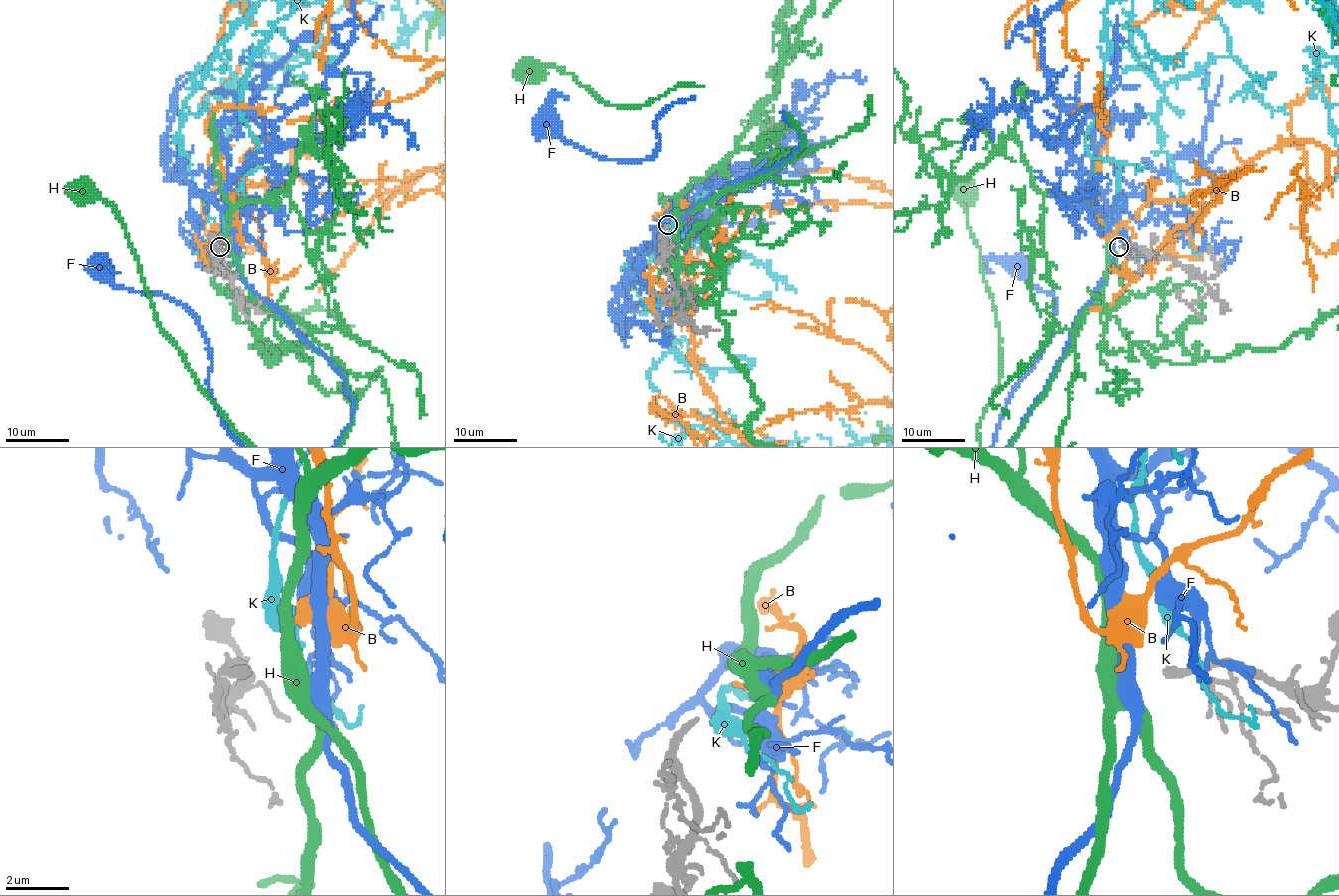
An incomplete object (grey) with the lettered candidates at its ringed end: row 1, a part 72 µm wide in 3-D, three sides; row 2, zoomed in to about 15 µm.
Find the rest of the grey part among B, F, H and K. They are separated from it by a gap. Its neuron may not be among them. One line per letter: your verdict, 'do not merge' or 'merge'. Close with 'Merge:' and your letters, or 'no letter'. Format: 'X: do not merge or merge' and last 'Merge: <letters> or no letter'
B: do not merge
F: do not merge
H: do not merge
K: do not merge
Merge: no letter

